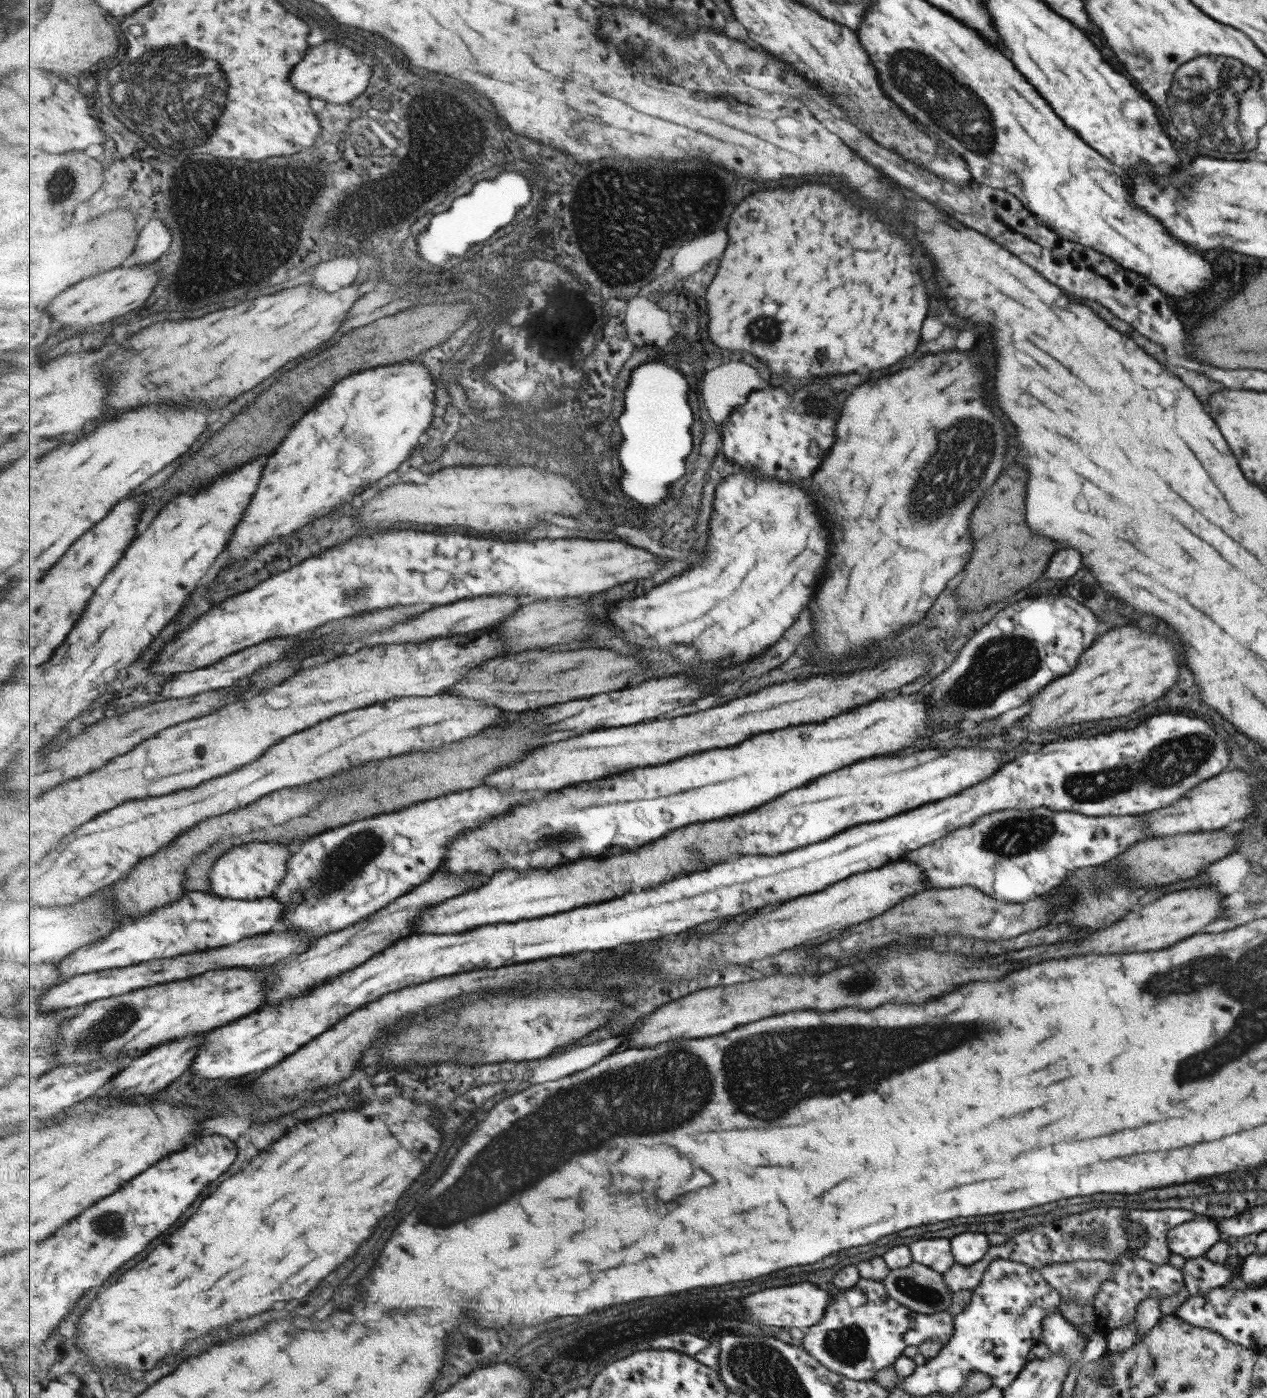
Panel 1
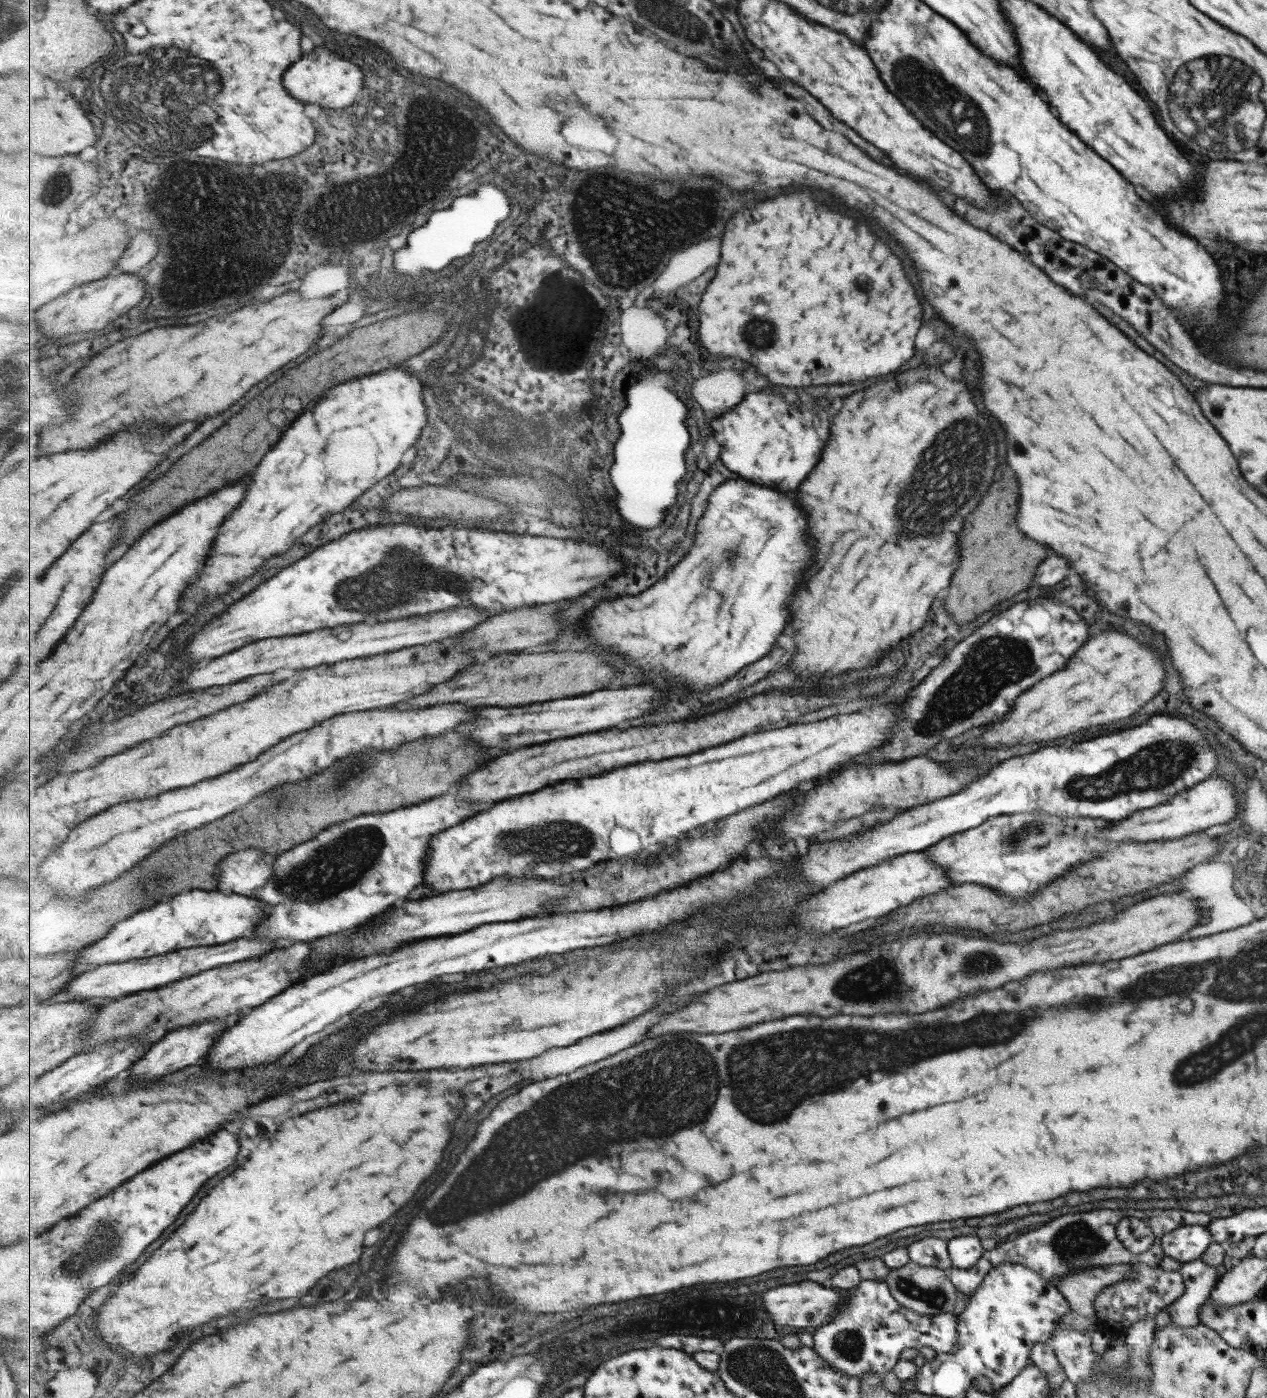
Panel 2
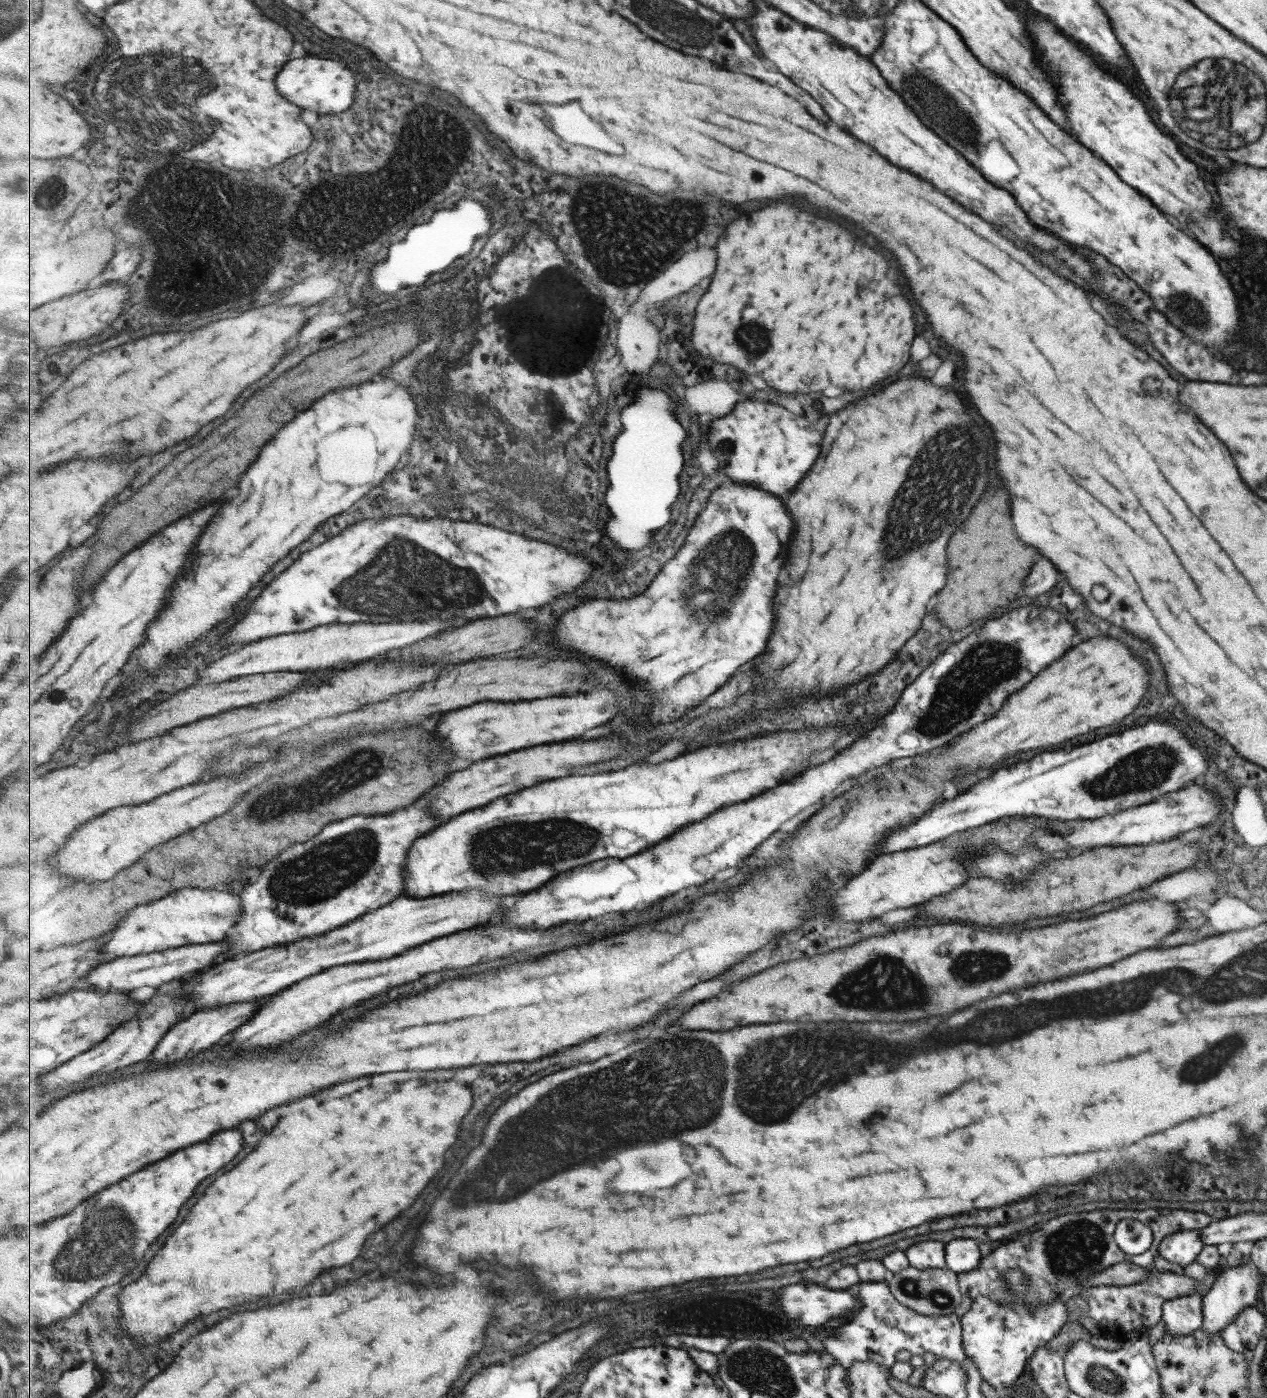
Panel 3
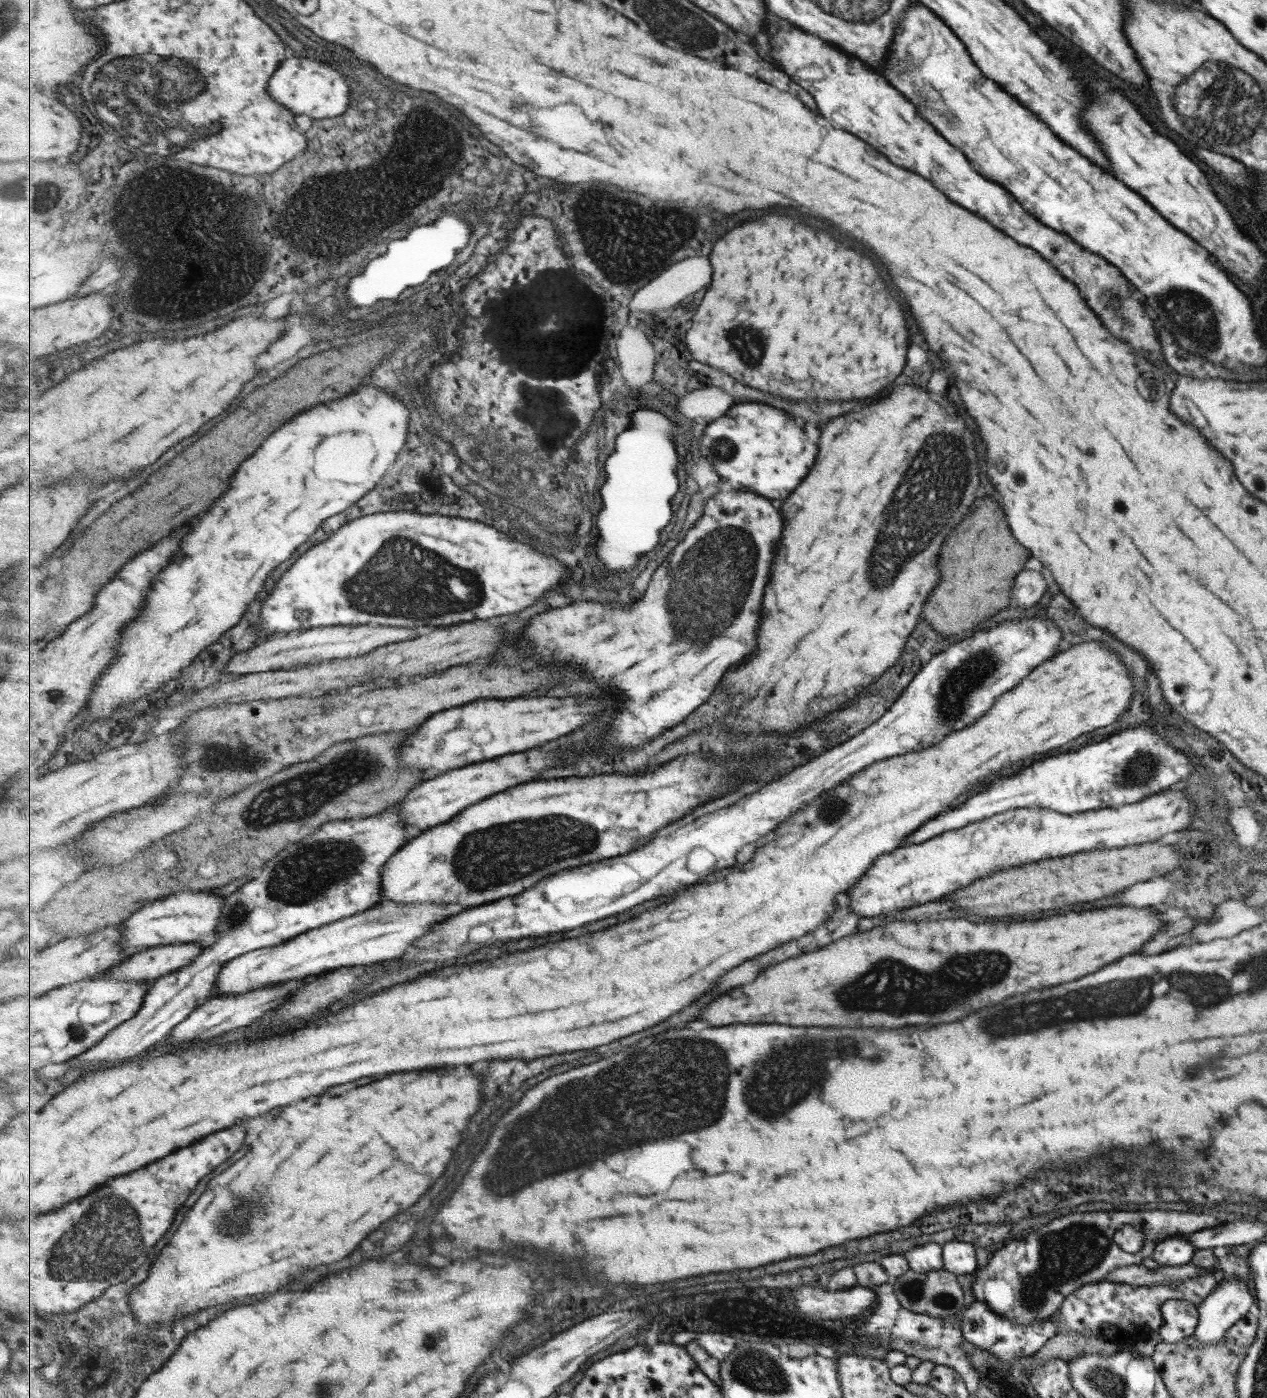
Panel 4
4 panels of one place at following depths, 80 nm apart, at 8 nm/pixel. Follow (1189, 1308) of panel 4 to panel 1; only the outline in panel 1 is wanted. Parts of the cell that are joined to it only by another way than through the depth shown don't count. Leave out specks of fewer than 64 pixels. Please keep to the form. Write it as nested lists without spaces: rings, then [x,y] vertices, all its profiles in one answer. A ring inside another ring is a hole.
[[[1204,1256],[1184,1259],[1180,1268],[1182,1284],[1188,1297],[1202,1294],[1208,1290],[1223,1286],[1237,1272],[1236,1264],[1229,1269],[1222,1264],[1213,1264]]]

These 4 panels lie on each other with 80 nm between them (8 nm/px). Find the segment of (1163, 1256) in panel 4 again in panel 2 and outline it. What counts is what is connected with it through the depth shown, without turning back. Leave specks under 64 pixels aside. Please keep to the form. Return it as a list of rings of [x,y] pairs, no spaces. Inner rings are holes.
[[[1198,1224],[1175,1227],[1160,1237],[1164,1256],[1185,1263],[1200,1258],[1212,1240],[1209,1231]]]

